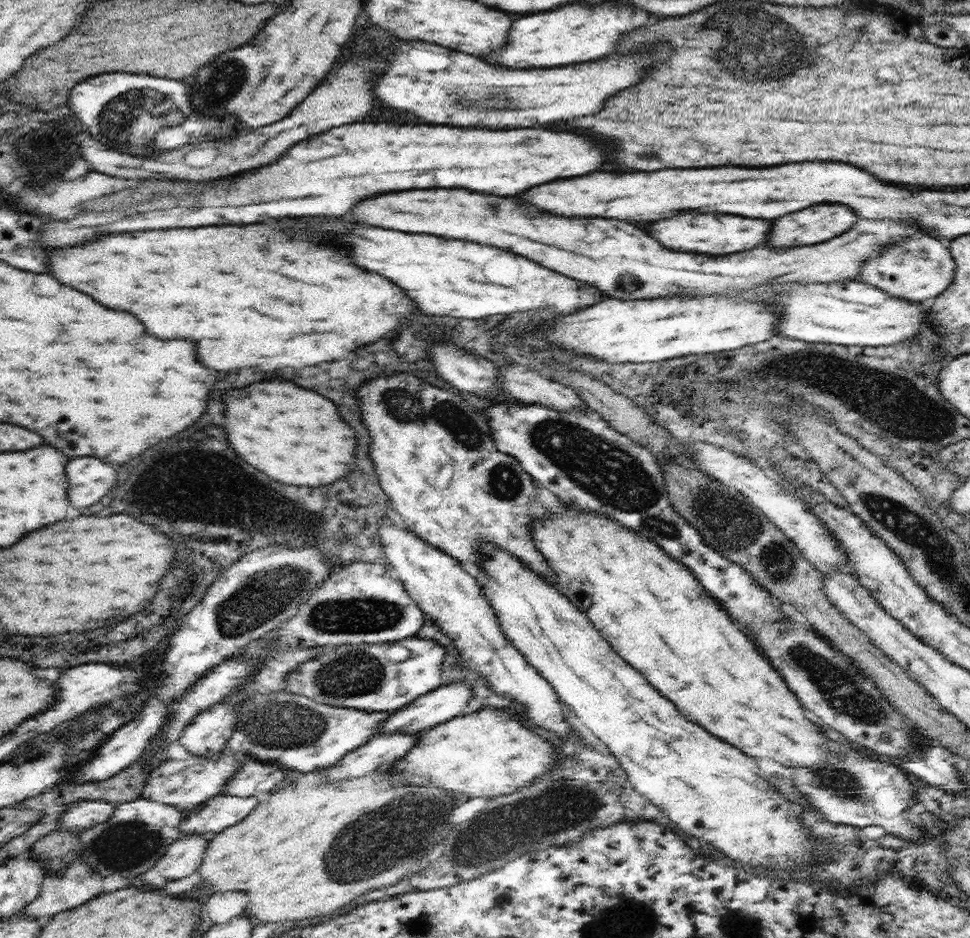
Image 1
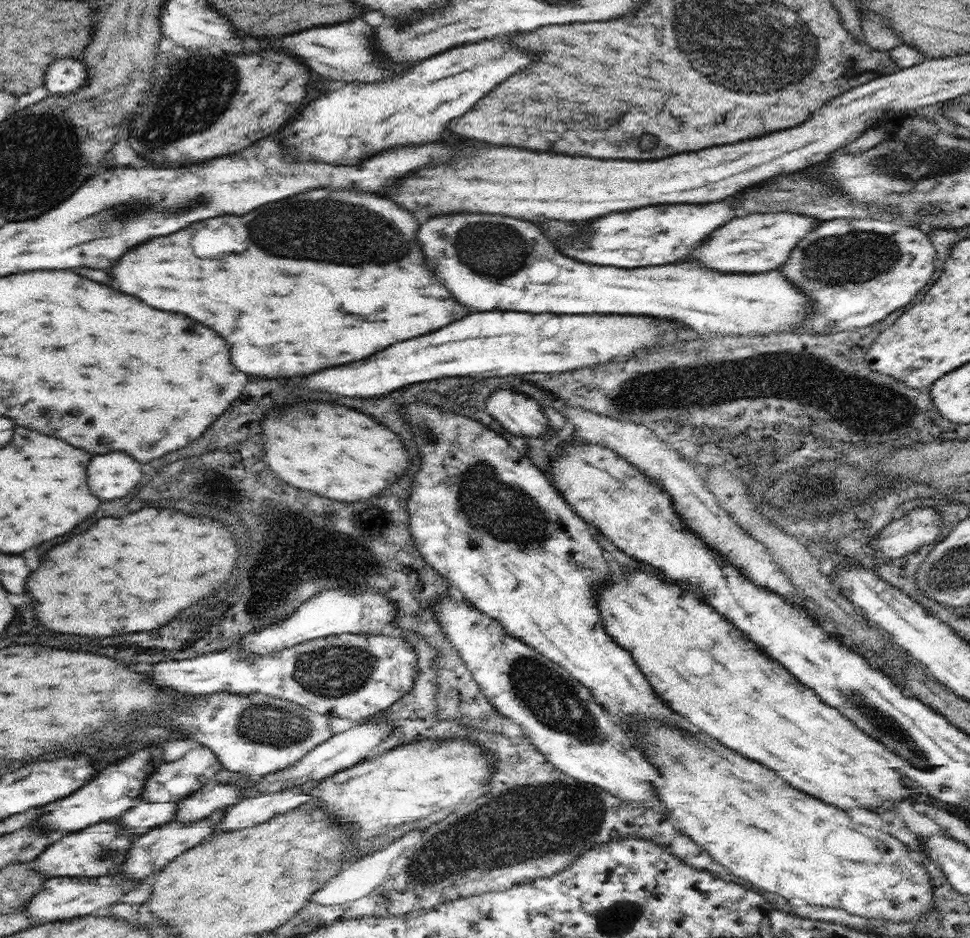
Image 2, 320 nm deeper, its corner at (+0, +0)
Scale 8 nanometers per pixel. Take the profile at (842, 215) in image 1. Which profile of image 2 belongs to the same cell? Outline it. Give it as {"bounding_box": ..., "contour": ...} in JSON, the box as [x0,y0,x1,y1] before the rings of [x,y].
{"bounding_box":[692,212,820,272],"contour":[[[778,212],[778,214],[748,214],[744,218],[734,218],[726,222],[718,232],[714,232],[698,250],[692,252],[692,262],[700,262],[710,270],[748,270],[748,272],[768,272],[774,268],[780,268],[788,256],[790,250],[799,243],[800,238],[806,236],[806,232],[819,227],[820,222],[790,214],[790,212]]]}

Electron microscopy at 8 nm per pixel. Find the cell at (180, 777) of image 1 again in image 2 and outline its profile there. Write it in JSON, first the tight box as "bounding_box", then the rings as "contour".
{"bounding_box":[116,799,177,835],"contour":[[[138,799],[134,806],[120,815],[116,822],[128,828],[136,835],[156,828],[158,825],[169,823],[177,811],[176,803],[152,803]]]}

